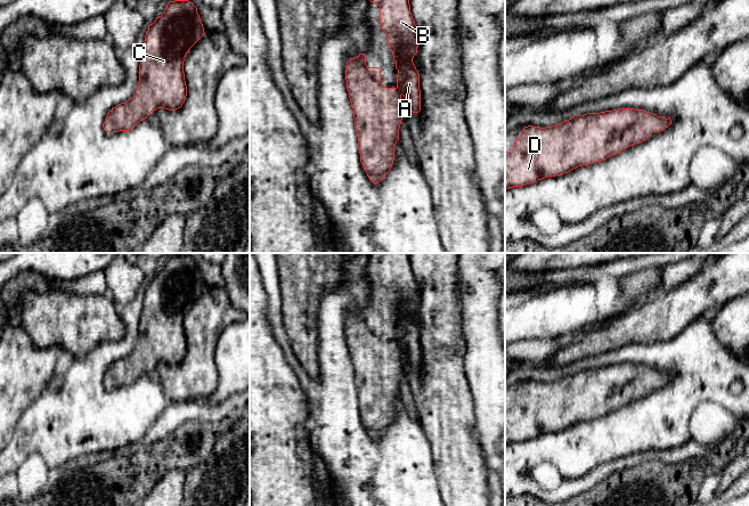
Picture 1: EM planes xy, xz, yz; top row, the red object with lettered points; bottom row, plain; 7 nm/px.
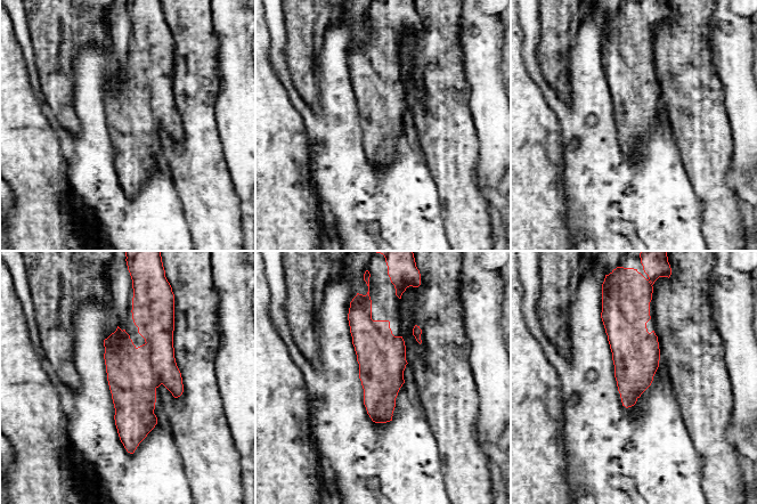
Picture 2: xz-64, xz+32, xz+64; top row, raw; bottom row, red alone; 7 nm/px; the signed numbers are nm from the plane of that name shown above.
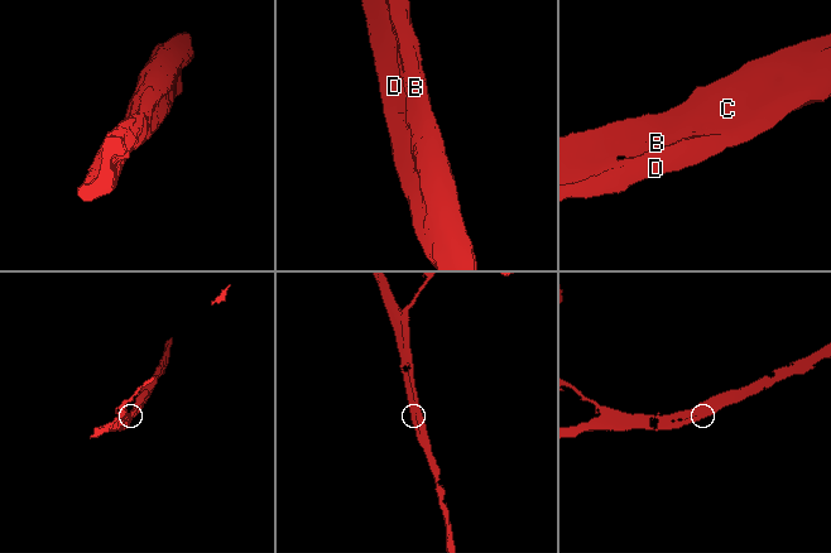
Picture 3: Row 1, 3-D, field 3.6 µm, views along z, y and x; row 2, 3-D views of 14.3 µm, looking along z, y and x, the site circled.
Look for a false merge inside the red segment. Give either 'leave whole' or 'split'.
leave whole

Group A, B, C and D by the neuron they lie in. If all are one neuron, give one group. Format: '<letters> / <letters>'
A B C D

